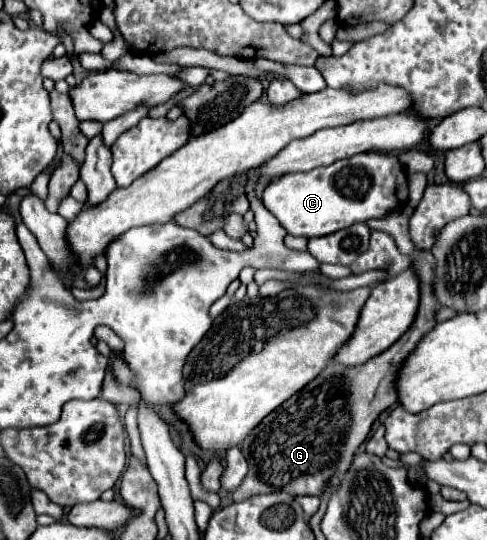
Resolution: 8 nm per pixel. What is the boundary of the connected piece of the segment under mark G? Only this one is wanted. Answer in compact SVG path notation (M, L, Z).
M405 202L401 208L389 212L389 216L367 220L367 226L371 230L391 234L401 254L413 254L417 258L413 268L421 280L421 304L415 322L391 348L359 366L345 366L335 360L329 362L315 380L265 416L241 442L241 452L249 464L249 474L241 486L233 490L233 502L273 492L287 492L291 496L321 496L335 474L343 476L349 470L349 464L353 462L359 446L365 442L373 420L397 402L399 370L421 338L437 324L435 312L439 310L437 298L433 296L435 260L429 250L415 250L407 230L411 214L413 206Z

